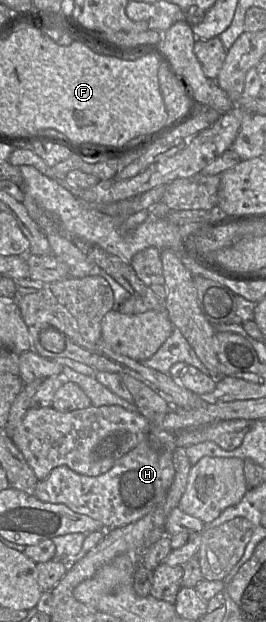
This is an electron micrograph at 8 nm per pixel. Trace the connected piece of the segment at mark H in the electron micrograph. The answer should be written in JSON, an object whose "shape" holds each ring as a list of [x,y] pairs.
{"shape":[[[145,439],[118,459],[109,471],[98,476],[79,474],[66,465],[58,466],[44,480],[38,481],[33,495],[43,502],[64,504],[74,512],[99,521],[105,529],[111,529],[135,522],[154,511],[164,500],[174,477],[172,452],[157,450]]]}

